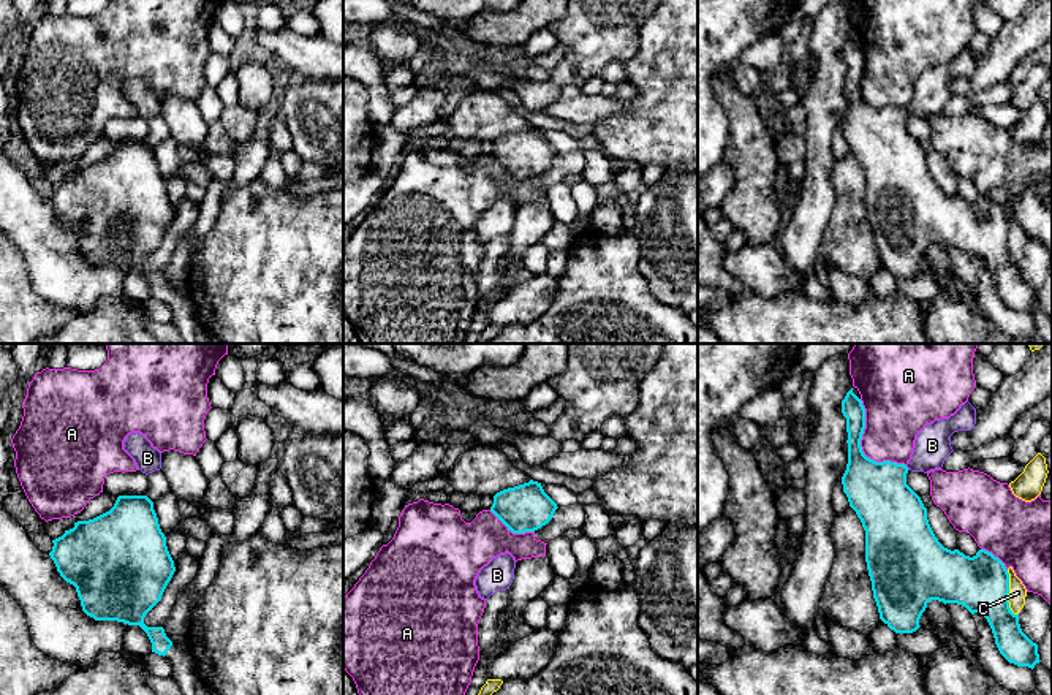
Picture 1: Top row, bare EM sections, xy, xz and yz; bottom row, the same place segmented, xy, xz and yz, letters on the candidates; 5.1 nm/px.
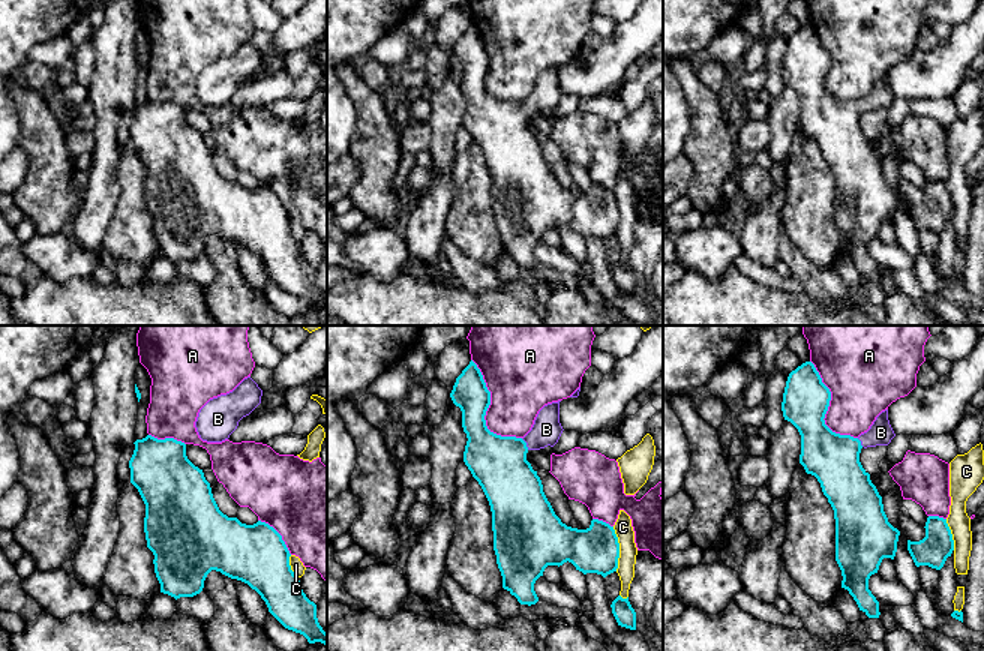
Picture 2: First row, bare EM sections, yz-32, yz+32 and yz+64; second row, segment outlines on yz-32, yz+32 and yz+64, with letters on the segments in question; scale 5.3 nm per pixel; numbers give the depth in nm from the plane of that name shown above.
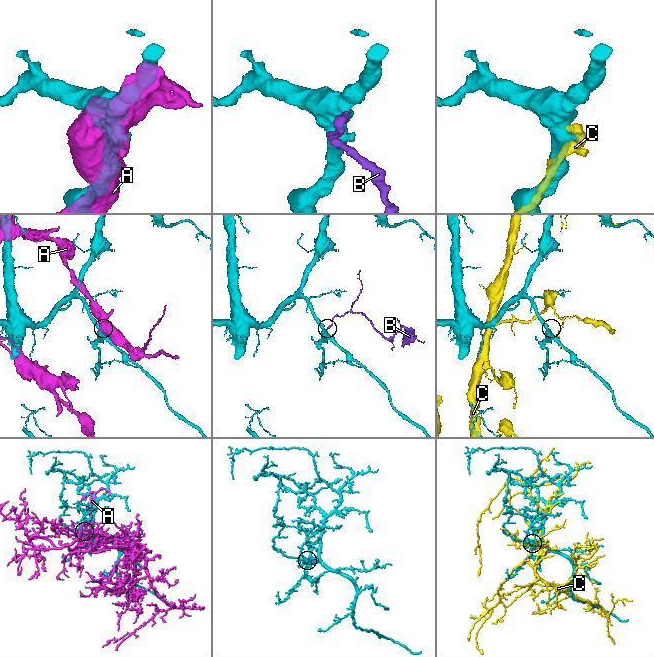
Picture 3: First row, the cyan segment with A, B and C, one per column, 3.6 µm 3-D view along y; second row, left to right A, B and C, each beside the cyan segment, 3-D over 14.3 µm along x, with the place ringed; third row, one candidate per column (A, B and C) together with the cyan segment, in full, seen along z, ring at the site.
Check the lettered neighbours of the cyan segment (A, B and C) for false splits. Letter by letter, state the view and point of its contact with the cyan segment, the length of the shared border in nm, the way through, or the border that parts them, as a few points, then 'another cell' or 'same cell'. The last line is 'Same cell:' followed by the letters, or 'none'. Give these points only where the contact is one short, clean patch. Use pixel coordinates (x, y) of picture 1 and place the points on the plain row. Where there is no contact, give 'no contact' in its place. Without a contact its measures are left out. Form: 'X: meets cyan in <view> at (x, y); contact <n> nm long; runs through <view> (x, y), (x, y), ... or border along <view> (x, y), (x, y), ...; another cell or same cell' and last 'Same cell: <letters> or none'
A: meets cyan in yz at (861, 92); contact 420 nm long; another cell
B: meets cyan in yz at (907, 113); contact 30 nm long; runs through yz (891, 159), (891, 129), (907, 113), (932, 91); same cell
C: meets cyan in yz at (1008, 238); contact 240 nm long; another cell
Same cell: B

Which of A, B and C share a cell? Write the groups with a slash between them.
A / B / C

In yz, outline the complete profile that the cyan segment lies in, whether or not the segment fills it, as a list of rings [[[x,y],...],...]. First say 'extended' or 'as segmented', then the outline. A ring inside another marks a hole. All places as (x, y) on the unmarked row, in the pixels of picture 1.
extended | [[[853,33],[842,46],[846,63],[848,109],[843,138],[865,176],[865,207],[880,264],[895,279],[913,279],[930,245],[981,258],[1000,299],[1017,312],[1039,309],[1038,290],[1020,274],[1009,253],[1009,218],[986,195],[973,203],[944,193],[935,182],[927,154],[906,130],[906,119],[941,114],[954,97],[951,81],[971,76],[976,54],[967,46],[949,63],[924,71],[908,109],[876,108],[862,97],[865,54]]]

